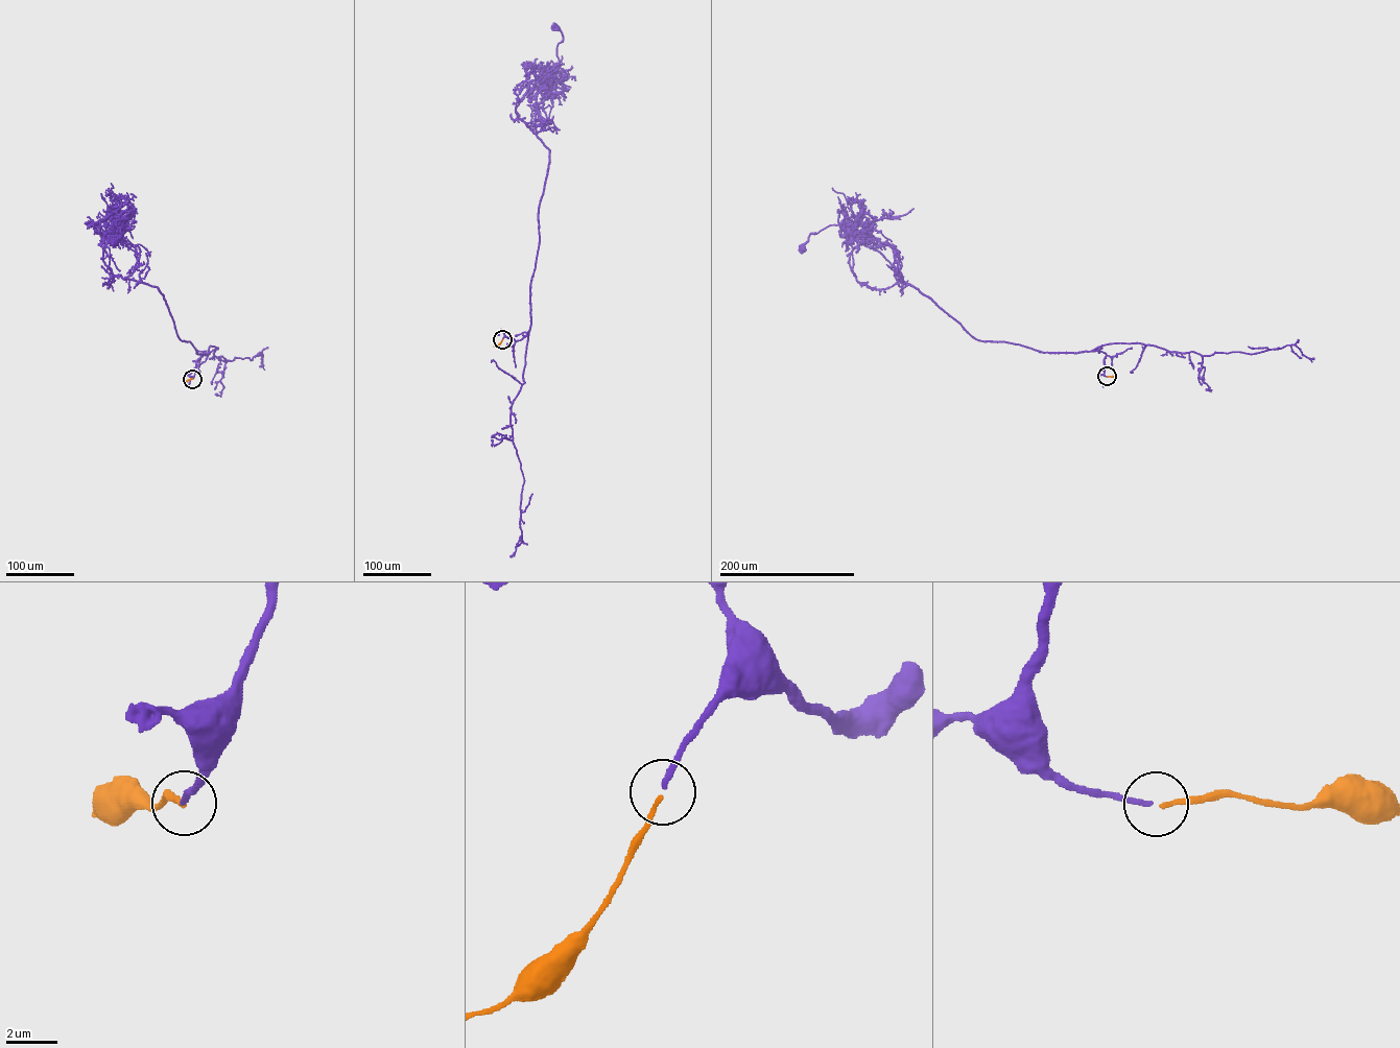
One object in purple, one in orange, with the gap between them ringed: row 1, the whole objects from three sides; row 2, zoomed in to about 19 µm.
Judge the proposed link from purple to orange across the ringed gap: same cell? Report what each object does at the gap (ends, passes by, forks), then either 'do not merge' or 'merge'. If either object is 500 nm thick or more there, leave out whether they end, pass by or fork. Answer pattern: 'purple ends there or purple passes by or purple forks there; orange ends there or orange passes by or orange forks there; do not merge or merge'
purple ends there; orange ends there; merge

